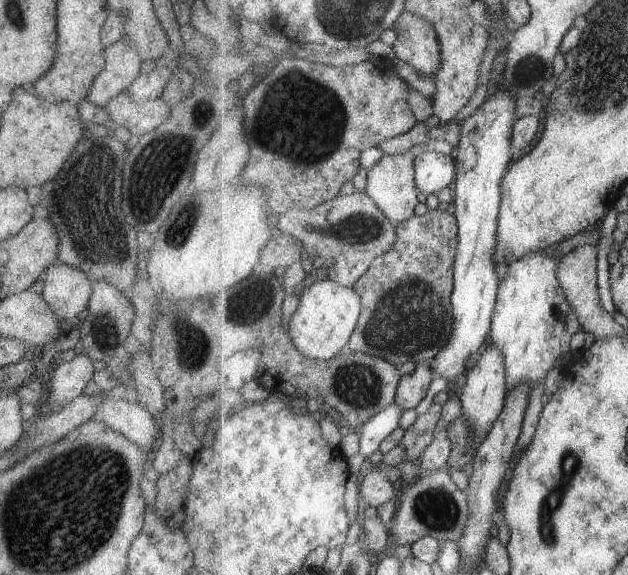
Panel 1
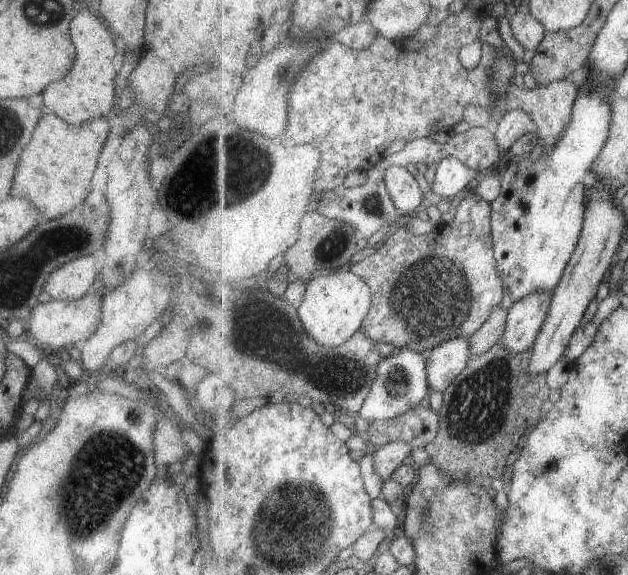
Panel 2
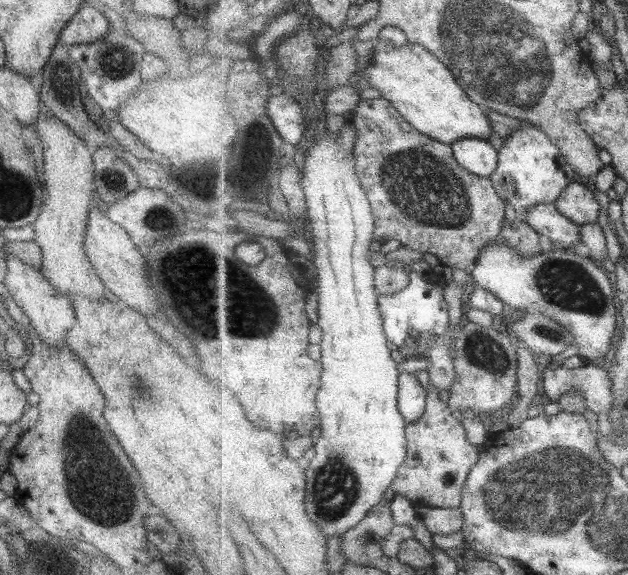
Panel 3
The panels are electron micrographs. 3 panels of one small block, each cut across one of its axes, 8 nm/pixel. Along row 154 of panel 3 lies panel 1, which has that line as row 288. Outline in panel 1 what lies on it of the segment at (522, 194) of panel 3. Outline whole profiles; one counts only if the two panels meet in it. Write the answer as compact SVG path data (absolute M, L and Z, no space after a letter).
M554 247L539 249L514 260L500 282L490 338L492 340L491 345L497 345L504 352L508 392L521 383L529 383L531 386L535 386L541 381L544 382L548 377L548 372L555 367L554 364L557 359L562 356L563 350L566 349L565 326L567 326L572 306L558 277L558 269L562 260L556 257L553 252L555 252Z

